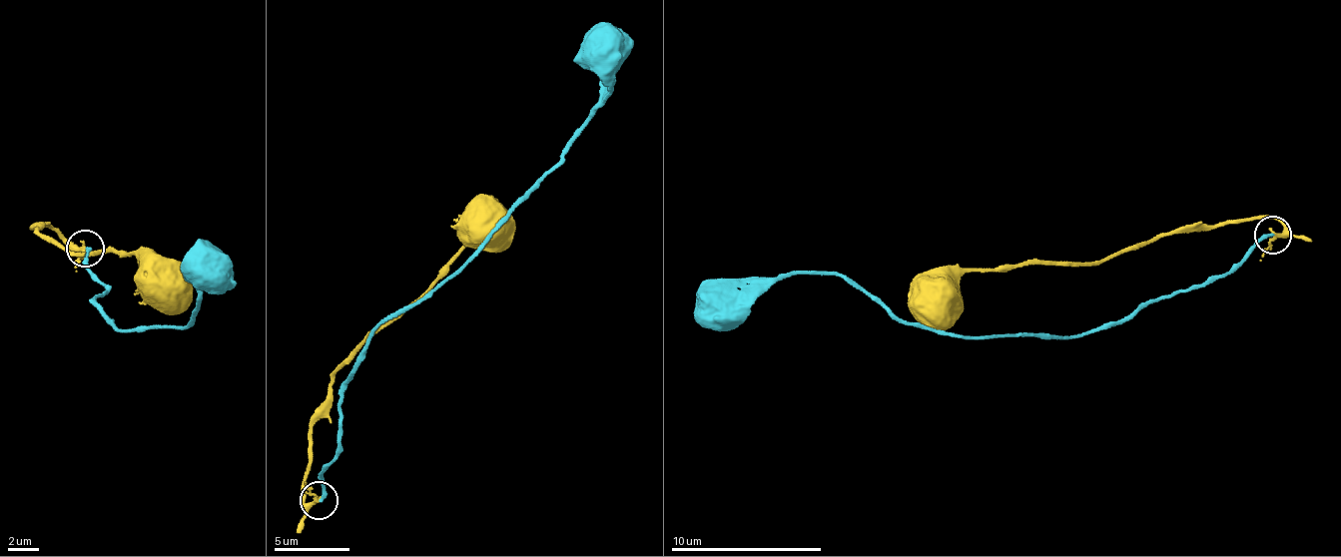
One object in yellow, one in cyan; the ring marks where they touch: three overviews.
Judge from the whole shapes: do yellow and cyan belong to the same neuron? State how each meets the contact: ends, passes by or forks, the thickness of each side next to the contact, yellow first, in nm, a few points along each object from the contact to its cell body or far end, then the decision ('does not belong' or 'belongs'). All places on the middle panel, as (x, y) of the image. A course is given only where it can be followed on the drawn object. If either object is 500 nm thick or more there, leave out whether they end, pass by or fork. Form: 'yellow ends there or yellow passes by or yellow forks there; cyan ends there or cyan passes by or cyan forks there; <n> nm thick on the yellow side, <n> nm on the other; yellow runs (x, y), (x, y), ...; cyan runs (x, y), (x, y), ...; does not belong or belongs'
yellow passes by; cyan ends there; 200 nm thick on the yellow side, 240 nm on the other; yellow runs (320, 499), (307, 504), (304, 488), (311, 419), (337, 369), (372, 334), (431, 292), (488, 223); cyan runs (320, 499), (340, 394), (376, 330), (452, 279), (567, 152), (606, 89), (615, 62), (605, 43); does not belong

